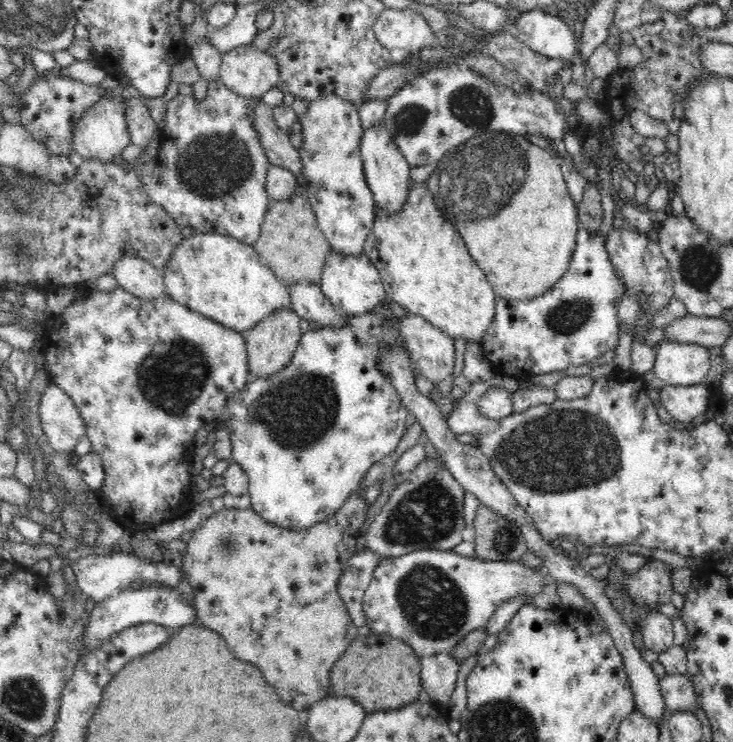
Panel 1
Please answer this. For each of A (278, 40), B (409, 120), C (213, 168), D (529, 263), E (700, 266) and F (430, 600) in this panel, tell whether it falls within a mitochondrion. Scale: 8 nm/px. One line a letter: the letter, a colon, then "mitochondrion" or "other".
A: mitochondrion
B: mitochondrion
C: mitochondrion
D: other
E: mitochondrion
F: mitochondrion

